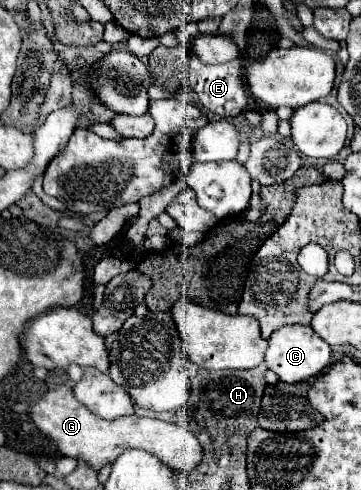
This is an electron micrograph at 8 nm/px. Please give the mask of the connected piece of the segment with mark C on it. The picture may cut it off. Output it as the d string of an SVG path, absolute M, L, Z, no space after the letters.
M294 324L294 326L284 326L274 336L268 340L268 350L266 350L266 366L278 374L282 382L300 382L308 380L312 376L318 376L328 364L330 364L330 346L310 328L304 324Z

